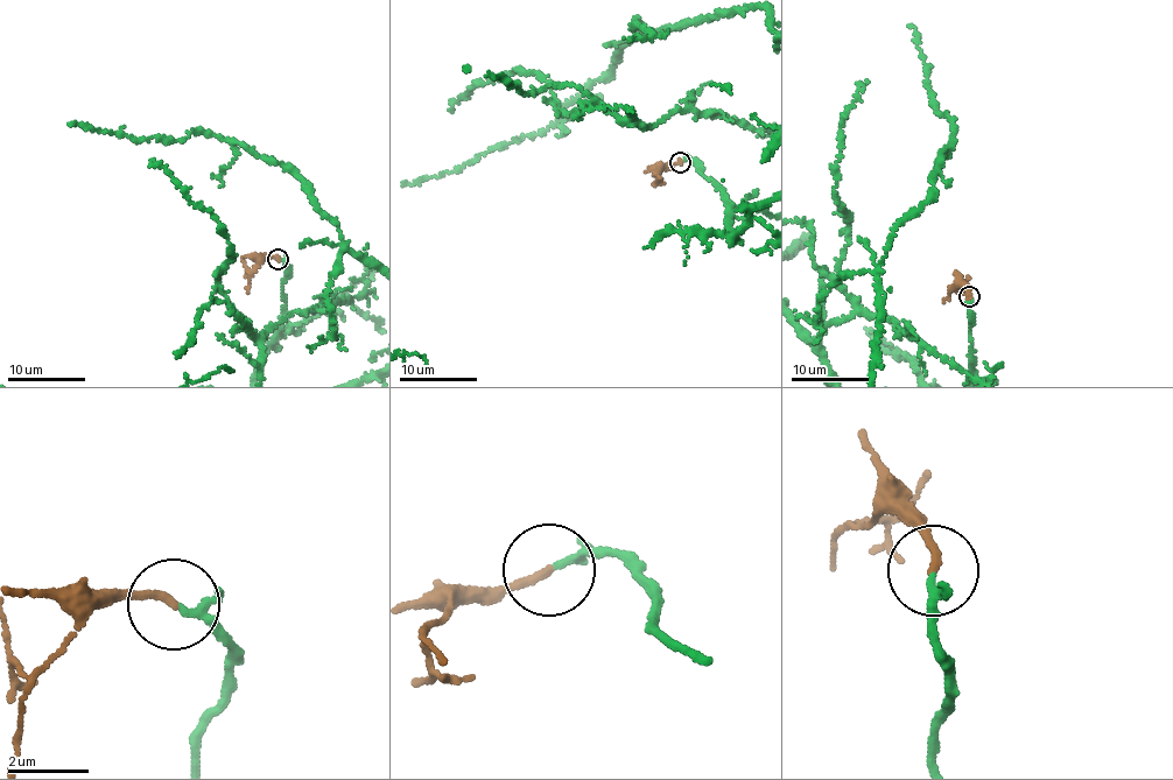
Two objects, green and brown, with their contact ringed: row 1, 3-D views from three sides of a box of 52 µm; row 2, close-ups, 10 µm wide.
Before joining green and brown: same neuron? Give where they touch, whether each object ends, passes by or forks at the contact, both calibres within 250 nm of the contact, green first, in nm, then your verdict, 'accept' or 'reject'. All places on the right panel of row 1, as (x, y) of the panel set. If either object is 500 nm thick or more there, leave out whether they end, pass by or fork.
place (969, 296); green passes by; brown ends; calibres 150 and 200 nm; accept

